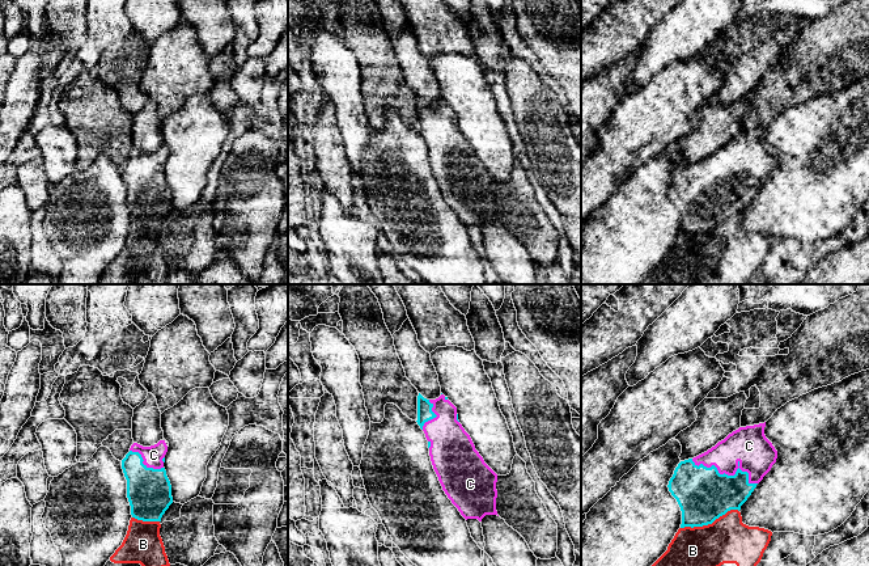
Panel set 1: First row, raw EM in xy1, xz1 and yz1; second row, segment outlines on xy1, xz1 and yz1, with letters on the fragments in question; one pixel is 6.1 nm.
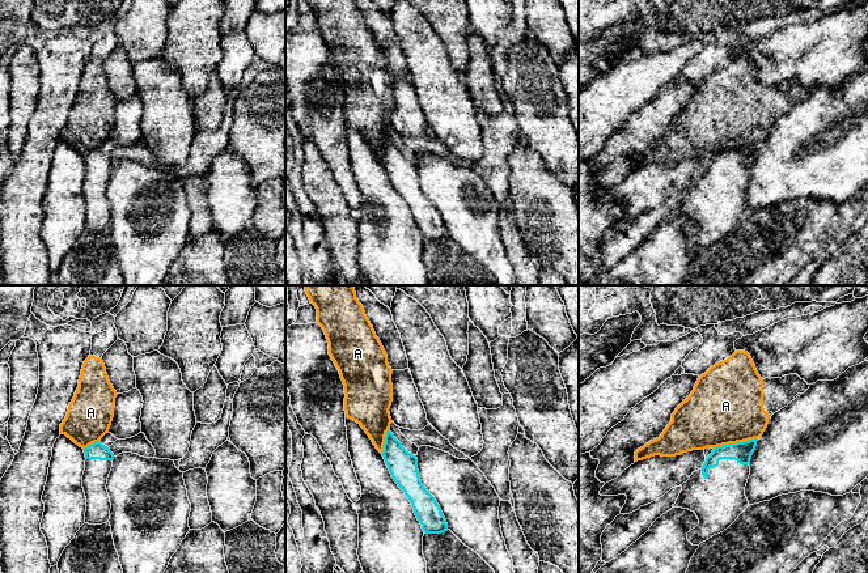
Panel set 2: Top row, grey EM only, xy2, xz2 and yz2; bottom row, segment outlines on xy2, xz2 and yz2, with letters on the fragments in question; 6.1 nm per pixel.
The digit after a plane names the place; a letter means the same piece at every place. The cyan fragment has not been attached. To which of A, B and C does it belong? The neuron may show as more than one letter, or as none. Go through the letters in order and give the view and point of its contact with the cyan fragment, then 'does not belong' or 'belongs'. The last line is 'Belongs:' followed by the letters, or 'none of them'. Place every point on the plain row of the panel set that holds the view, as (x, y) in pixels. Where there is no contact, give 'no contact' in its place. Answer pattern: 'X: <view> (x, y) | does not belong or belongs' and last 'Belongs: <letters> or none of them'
A: yz2 (735, 151) | does not belong
B: yz1 (709, 229) | does not belong
C: yz1 (727, 181) | belongs
Belongs: C

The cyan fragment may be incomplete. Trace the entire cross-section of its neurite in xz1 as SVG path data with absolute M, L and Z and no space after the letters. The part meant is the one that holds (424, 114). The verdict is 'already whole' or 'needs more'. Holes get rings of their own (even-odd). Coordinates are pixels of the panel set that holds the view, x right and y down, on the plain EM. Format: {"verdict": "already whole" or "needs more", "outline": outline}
{"verdict": "needs more", "outline": "M442 100L436 106L417 102L417 131L428 147L429 162L442 197L467 225L497 221L497 181L475 156L458 127L457 114Z"}

